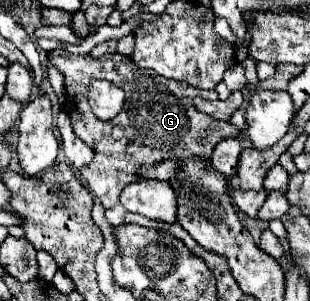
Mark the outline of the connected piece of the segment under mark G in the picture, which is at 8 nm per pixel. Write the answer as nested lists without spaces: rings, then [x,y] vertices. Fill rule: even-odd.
[[[53,50],[49,52],[49,60],[65,74],[65,112],[71,118],[73,132],[95,150],[93,162],[81,168],[81,178],[105,208],[119,204],[121,190],[131,182],[139,182],[143,168],[151,168],[171,158],[209,158],[219,140],[241,136],[241,130],[233,124],[197,112],[197,108],[193,106],[193,98],[205,96],[205,90],[193,88],[185,82],[163,78],[153,70],[141,70],[133,64],[131,58],[117,52],[93,58],[89,54],[69,54],[65,50]],[[95,78],[109,80],[125,92],[123,112],[119,112],[109,122],[95,118],[89,110],[87,88]],[[117,126],[123,130],[121,138],[113,138],[113,128]]]

